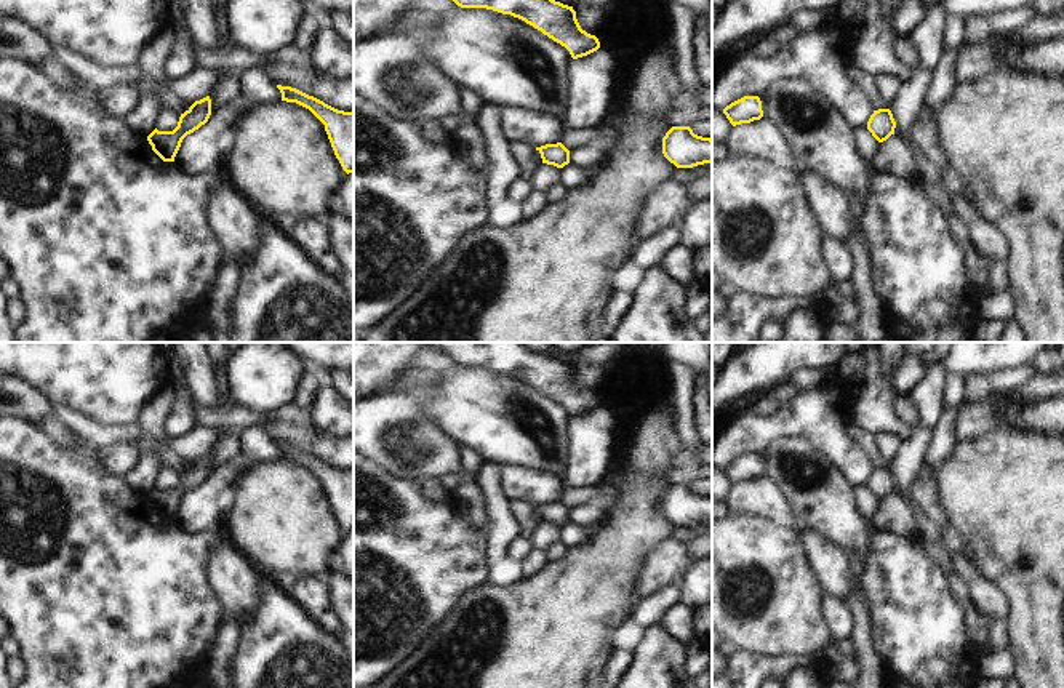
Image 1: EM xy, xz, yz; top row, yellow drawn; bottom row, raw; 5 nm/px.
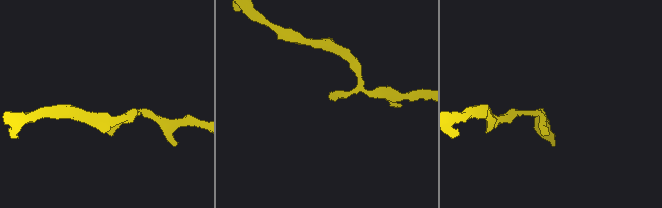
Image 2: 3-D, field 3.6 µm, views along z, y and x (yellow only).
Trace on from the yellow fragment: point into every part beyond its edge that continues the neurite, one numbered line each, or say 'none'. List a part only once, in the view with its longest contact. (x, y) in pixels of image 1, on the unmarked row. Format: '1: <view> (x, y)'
none

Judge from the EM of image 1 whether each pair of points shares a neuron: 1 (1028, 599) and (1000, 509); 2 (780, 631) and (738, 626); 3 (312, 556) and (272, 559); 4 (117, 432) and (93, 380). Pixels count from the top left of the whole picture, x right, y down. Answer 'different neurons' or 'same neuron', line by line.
1: same neuron
2: same neuron
3: same neuron
4: different neurons

